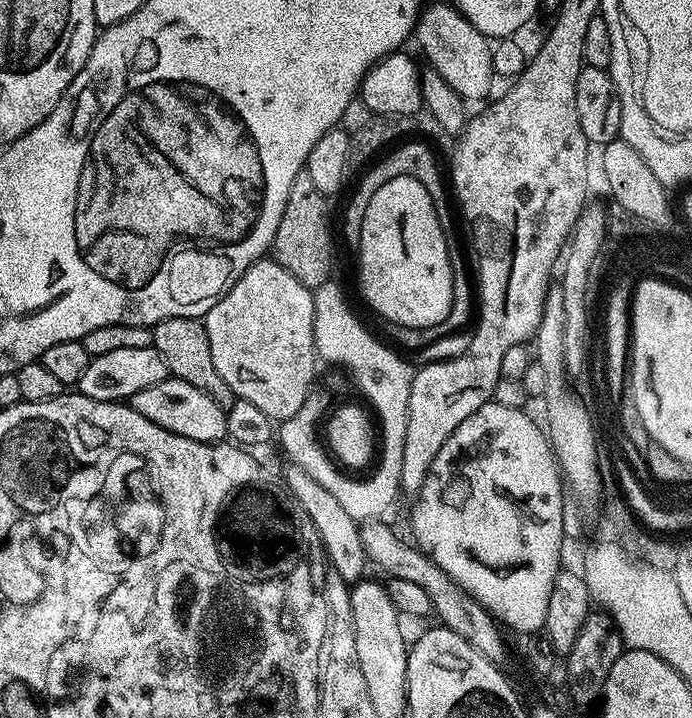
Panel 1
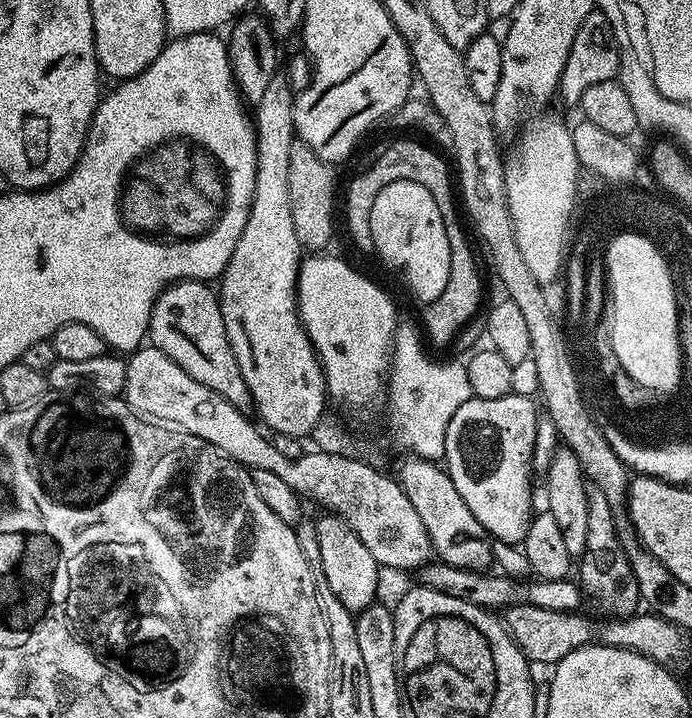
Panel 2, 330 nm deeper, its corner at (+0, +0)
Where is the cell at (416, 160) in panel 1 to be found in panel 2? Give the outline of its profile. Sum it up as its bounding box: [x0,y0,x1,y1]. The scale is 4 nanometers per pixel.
[348,140,484,344]

